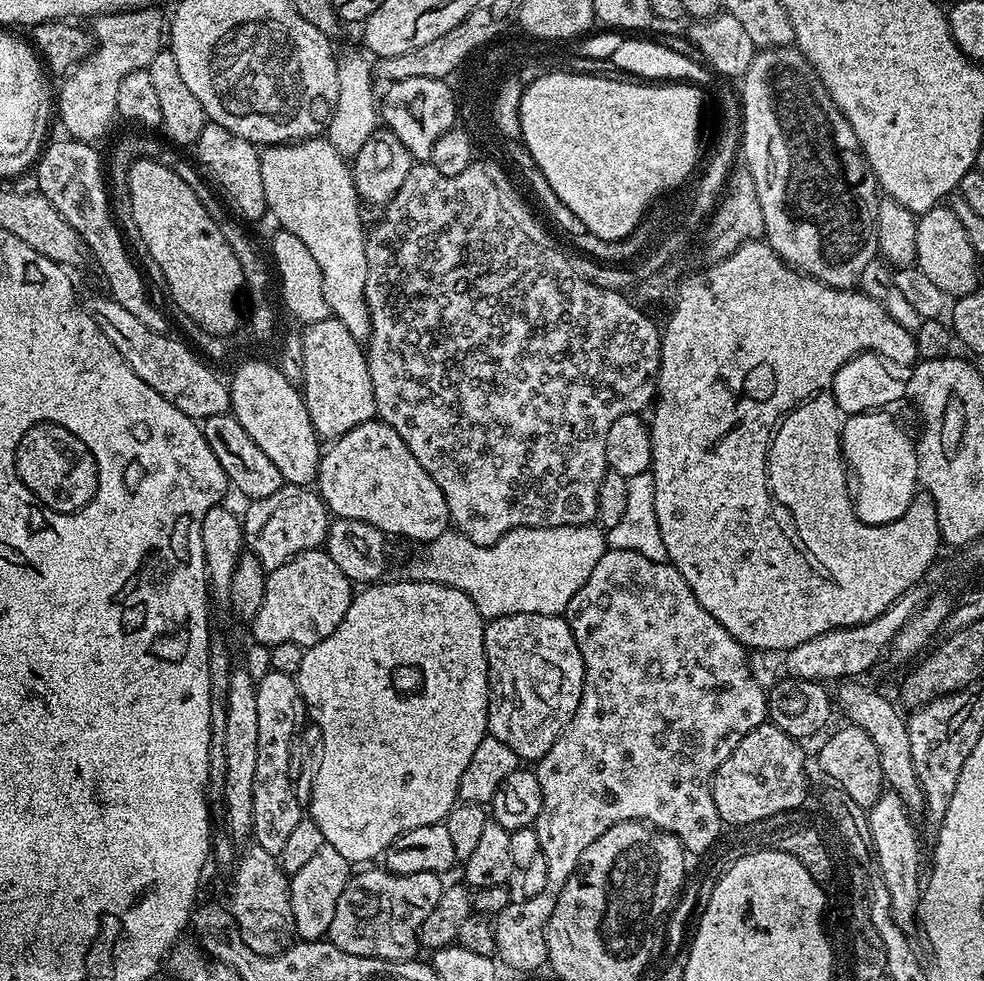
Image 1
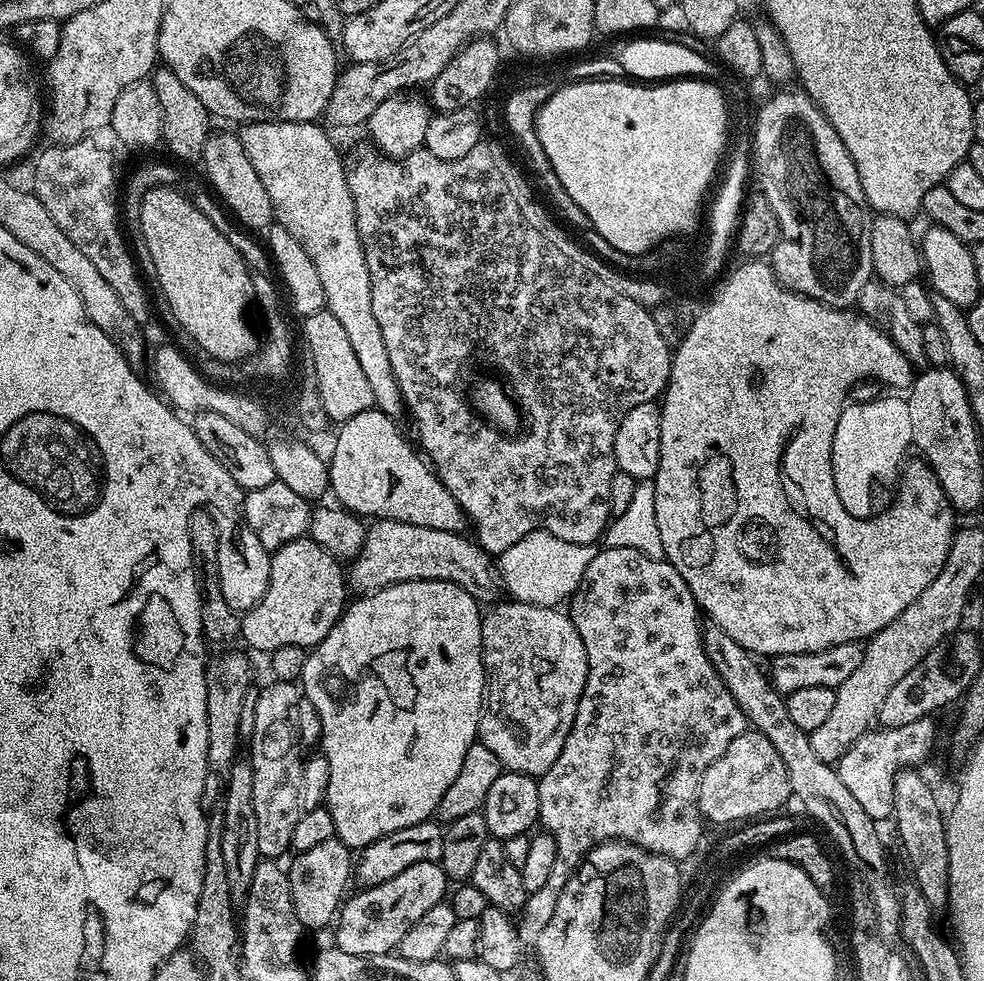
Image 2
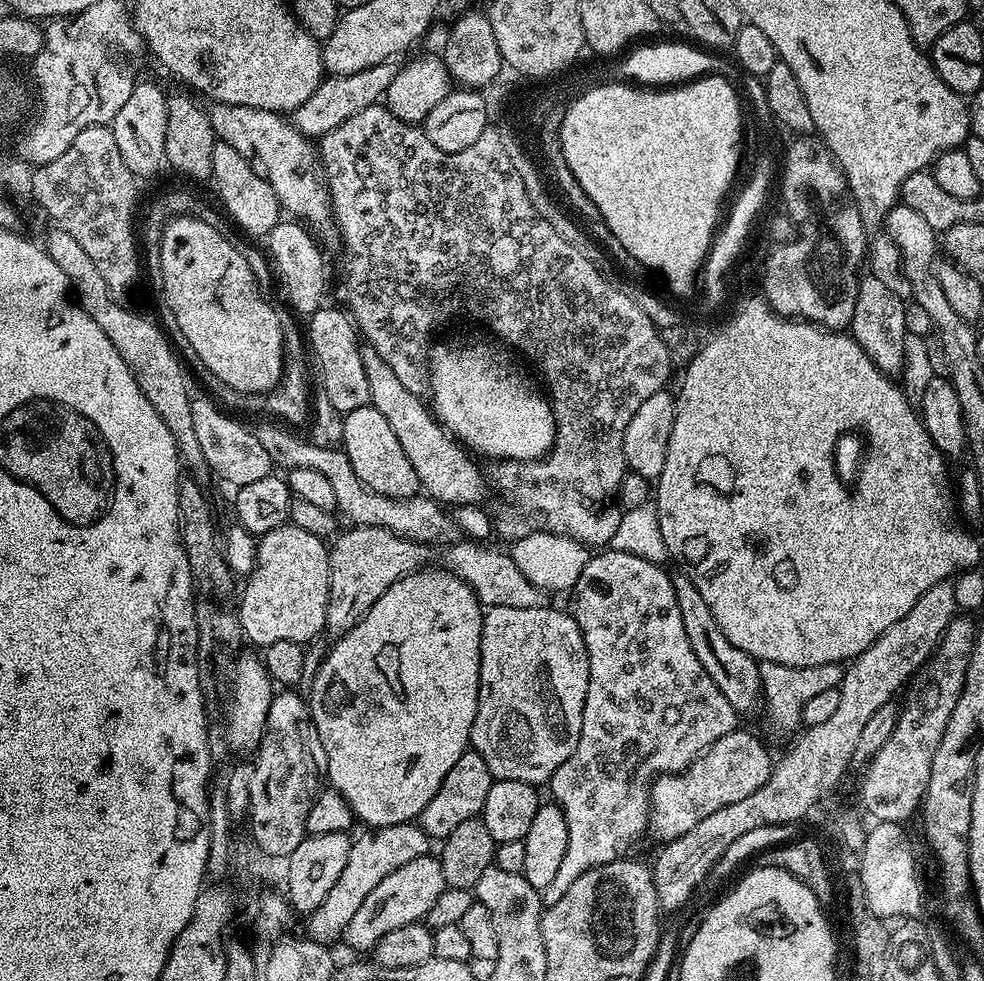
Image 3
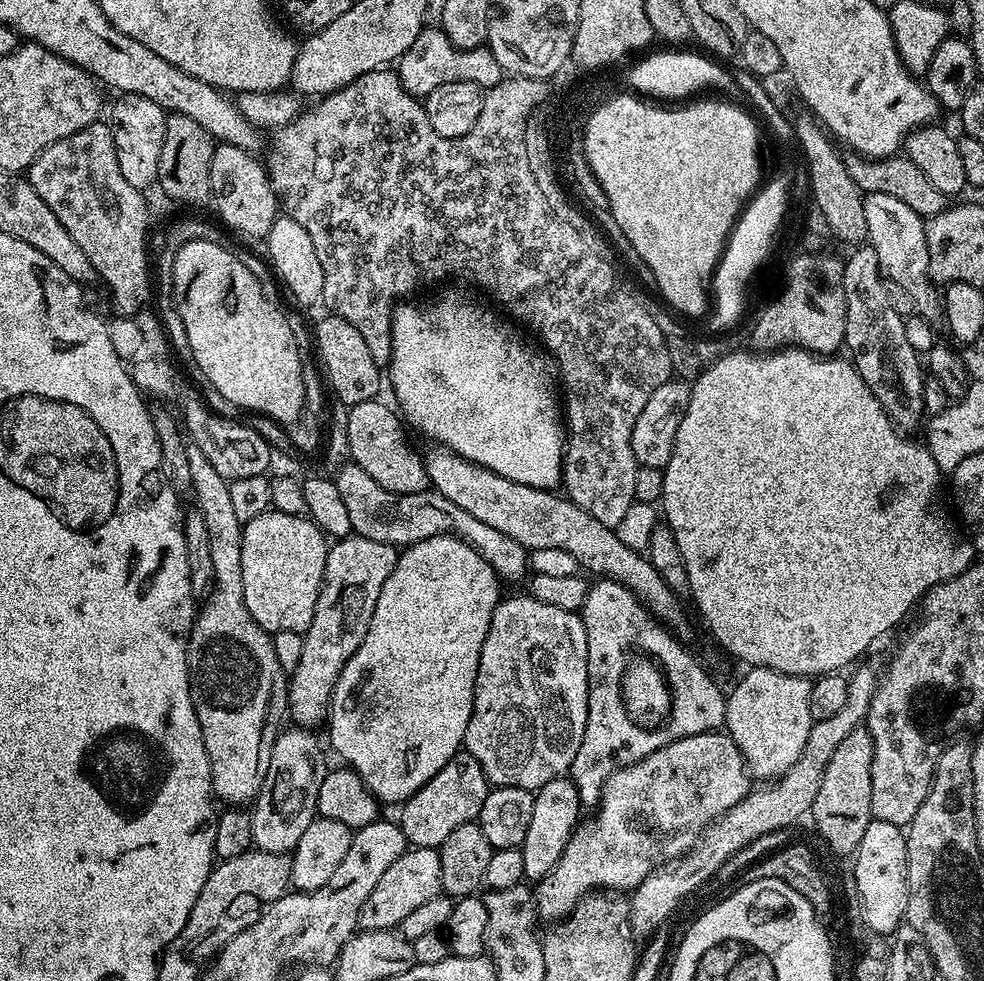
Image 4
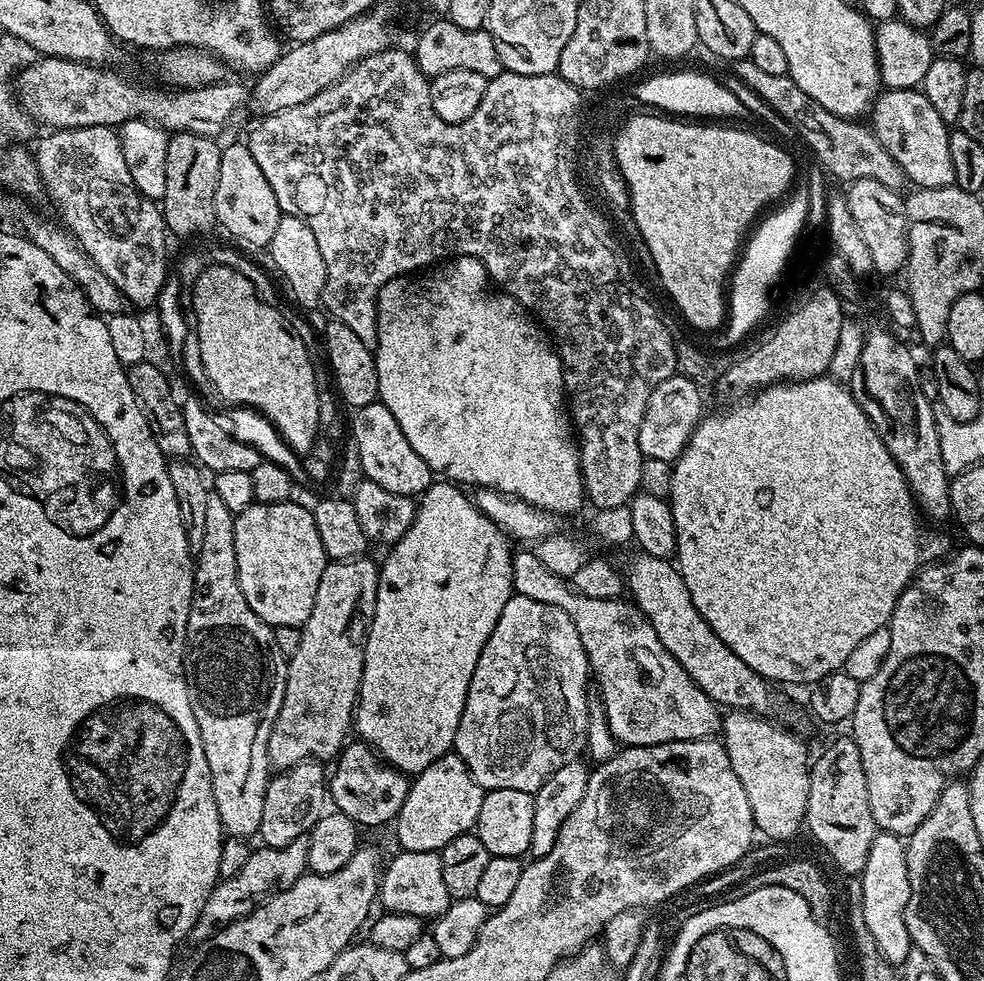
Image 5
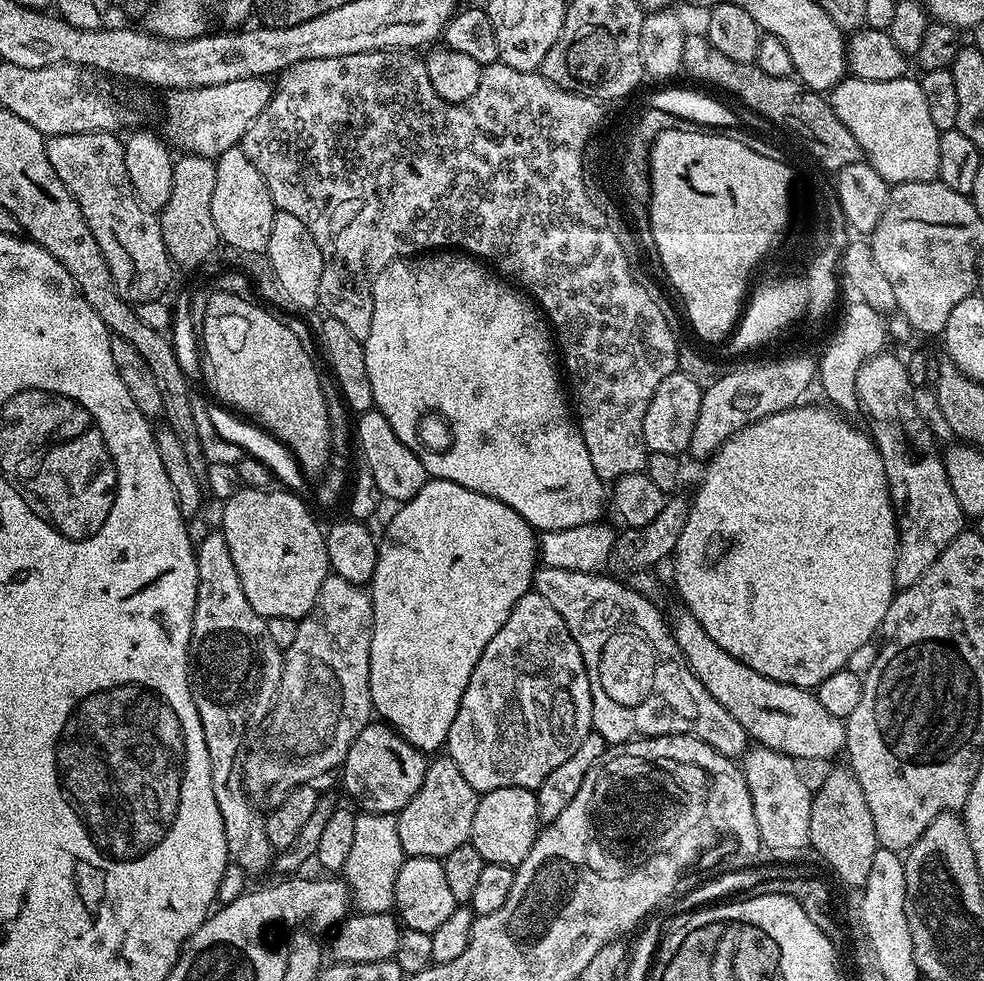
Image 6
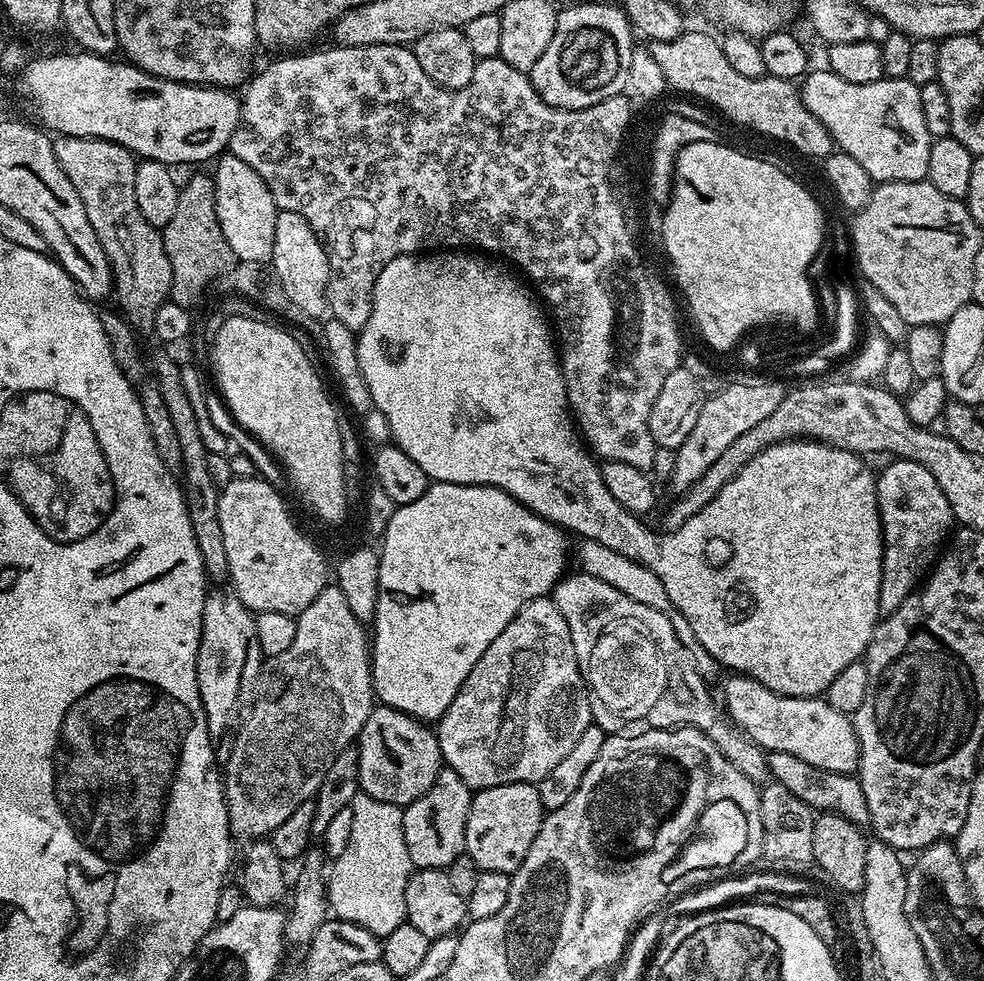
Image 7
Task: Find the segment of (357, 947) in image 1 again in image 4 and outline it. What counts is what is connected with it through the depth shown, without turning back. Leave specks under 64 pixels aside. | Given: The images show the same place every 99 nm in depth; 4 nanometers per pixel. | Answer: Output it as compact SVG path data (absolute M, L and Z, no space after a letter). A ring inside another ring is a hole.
M409 847L408 851L393 862L382 879L374 885L374 891L370 898L362 902L360 911L359 927L367 930L369 928L390 928L395 929L403 925L404 920L411 912L418 910L430 898L441 895L440 875L442 874L442 862L440 853L435 848L414 848Z

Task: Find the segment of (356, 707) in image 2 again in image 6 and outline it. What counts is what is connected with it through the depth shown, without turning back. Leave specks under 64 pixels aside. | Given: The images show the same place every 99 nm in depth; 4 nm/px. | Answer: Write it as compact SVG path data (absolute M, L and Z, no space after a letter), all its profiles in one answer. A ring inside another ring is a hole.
M429 479L428 483L414 494L414 498L403 501L400 508L392 516L388 529L384 532L384 540L379 541L374 574L370 581L372 598L372 641L370 642L370 698L375 715L383 723L390 725L406 742L425 754L435 753L448 743L450 726L454 726L454 714L458 714L458 706L462 702L462 694L466 694L466 682L470 682L470 674L474 674L474 666L478 666L478 658L482 650L486 650L486 642L502 630L506 618L510 618L510 610L533 587L534 577L538 571L538 536L537 533L520 517L513 508L490 498L486 494L478 494L474 490L466 490L466 486L458 486L449 480Z

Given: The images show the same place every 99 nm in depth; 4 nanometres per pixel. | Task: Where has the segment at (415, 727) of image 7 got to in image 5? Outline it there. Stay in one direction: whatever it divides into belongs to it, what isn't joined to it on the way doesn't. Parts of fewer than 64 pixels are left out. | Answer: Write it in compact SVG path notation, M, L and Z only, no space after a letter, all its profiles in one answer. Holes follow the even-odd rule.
M345 743L340 749L340 755L335 757L336 769L333 772L331 769L327 781L331 803L335 811L346 814L346 818L353 820L361 829L391 825L402 810L402 802L406 802L409 777L391 764L385 764L380 753L374 751L369 744L352 743Z

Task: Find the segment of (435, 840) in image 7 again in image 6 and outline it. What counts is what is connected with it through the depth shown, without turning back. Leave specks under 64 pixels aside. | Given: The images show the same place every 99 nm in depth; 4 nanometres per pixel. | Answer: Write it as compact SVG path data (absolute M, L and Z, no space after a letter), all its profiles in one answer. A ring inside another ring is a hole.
M446 754L437 755L435 759L428 765L426 778L422 778L422 786L418 786L418 794L414 794L414 798L410 798L410 802L406 802L404 809L396 816L398 837L405 857L442 858L457 846L469 843L472 838L478 794L470 782L462 778L458 762Z

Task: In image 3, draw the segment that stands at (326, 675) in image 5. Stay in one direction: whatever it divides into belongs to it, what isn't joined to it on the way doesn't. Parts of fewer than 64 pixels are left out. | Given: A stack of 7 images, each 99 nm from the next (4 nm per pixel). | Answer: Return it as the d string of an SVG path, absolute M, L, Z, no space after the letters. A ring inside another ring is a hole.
M352 526L347 530L349 532L341 531L339 535L331 541L330 551L328 553L328 561L330 562L330 586L328 587L328 606L326 608L326 622L324 623L324 626L327 635L332 635L332 638L345 636L350 629L352 629L353 626L357 624L357 622L359 622L365 614L367 614L370 610L370 606L374 606L374 602L378 602L378 598L382 598L382 594L386 590L390 590L390 586L393 582L399 580L401 576L408 576L412 572L419 572L421 568L425 567L425 565L429 563L428 552L430 552L430 548L427 544L420 544L417 540L411 540L410 538L402 538L390 530L382 530L382 526Z

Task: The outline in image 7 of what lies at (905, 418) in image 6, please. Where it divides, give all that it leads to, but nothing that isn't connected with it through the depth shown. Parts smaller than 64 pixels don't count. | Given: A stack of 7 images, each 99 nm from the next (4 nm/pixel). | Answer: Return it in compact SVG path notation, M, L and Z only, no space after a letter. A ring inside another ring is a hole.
M896 458L891 462L893 464L879 469L876 478L884 539L880 587L880 610L884 614L898 610L898 606L902 606L902 602L906 602L906 598L920 587L954 528L950 502L946 502L942 486L934 482L934 474L913 460Z

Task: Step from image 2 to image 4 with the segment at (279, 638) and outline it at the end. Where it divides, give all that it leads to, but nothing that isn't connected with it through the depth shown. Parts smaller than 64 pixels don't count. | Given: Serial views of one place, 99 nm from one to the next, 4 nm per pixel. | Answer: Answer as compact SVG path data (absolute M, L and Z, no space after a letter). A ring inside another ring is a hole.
M275 510L258 514L250 523L244 525L242 534L242 586L246 610L265 628L269 634L290 630L303 632L308 629L314 618L314 606L318 602L320 587L324 581L326 558L328 557L329 541L325 533L308 516L291 516Z

